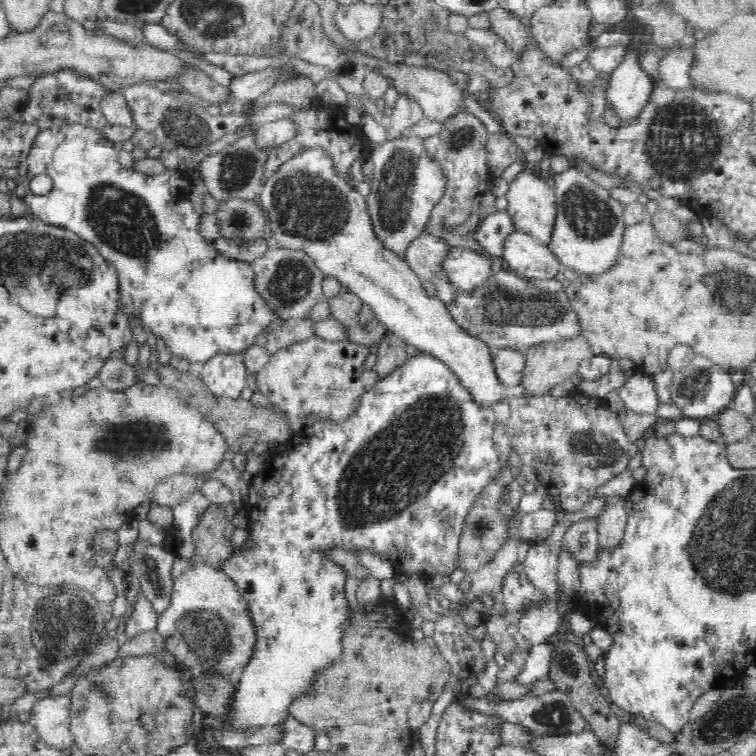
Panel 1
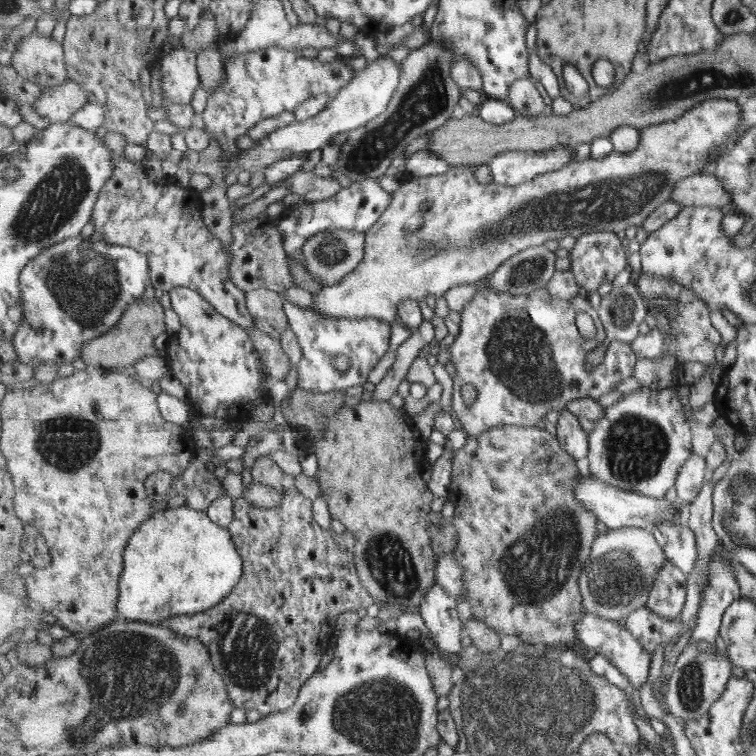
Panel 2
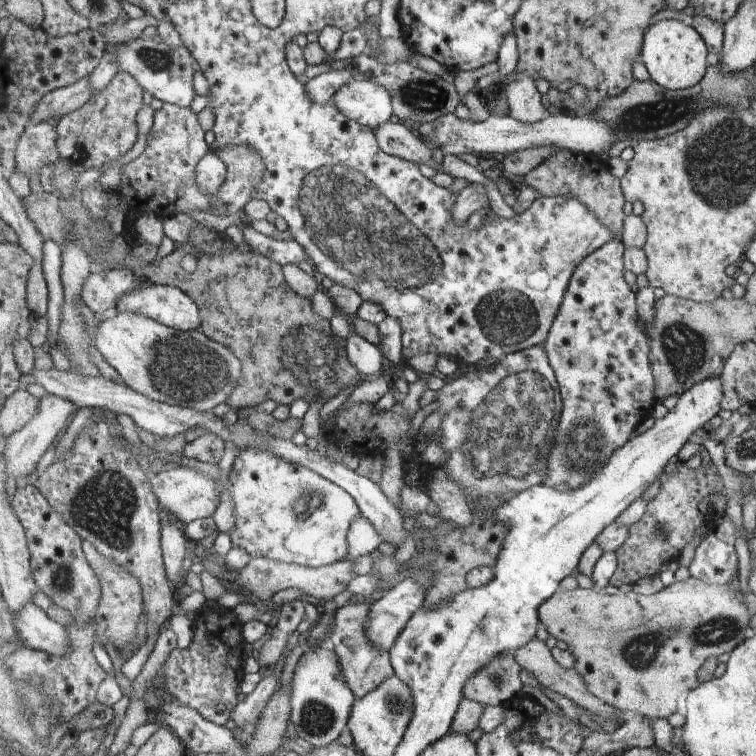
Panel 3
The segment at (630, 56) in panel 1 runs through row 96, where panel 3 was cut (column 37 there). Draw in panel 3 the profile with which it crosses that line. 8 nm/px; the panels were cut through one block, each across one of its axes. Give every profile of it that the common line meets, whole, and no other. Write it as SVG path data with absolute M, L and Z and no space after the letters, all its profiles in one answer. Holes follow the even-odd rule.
M32 601L16 614L15 624L23 646L63 656L70 647L67 627L54 622Z

